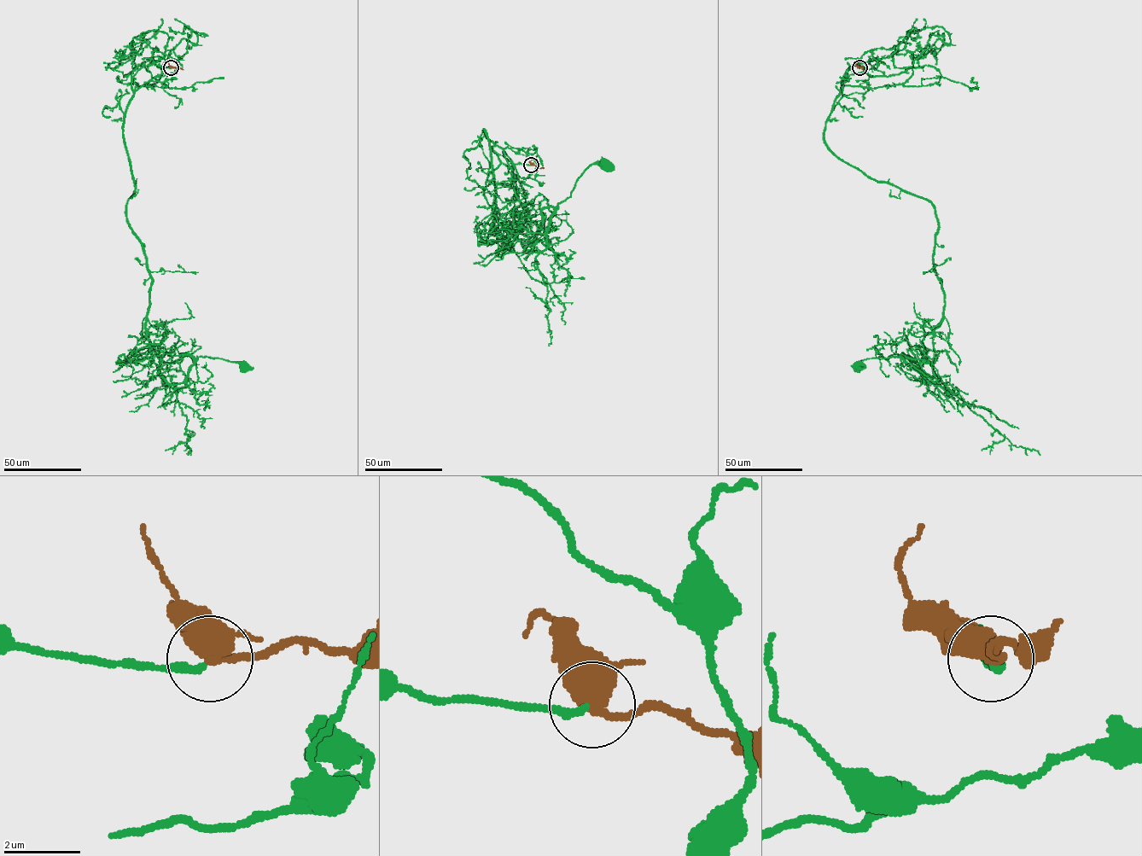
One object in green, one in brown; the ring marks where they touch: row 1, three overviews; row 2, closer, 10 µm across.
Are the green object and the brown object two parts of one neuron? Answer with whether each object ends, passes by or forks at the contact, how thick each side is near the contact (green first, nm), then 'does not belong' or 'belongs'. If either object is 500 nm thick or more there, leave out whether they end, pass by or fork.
green ends; brown passes by; calibres 200 and 480 nm; belongs

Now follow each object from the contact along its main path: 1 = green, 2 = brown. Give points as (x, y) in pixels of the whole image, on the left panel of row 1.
1: (171, 67), (137, 71), (123, 122), (135, 182), (126, 218), (152, 280), (146, 335), (165, 362), (242, 365)
2: (171, 67), (183, 69)

